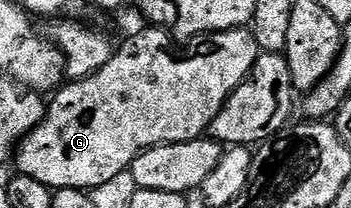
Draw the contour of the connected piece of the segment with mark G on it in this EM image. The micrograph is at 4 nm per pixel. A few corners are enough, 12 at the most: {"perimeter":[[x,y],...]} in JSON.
{"perimeter":[[250,29],[132,36],[67,82],[17,174],[89,192],[203,138]]}

